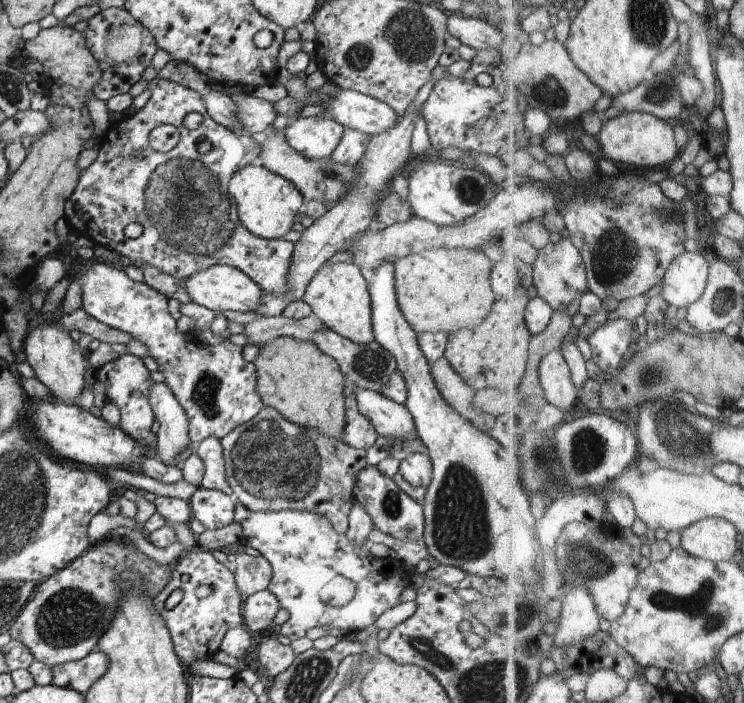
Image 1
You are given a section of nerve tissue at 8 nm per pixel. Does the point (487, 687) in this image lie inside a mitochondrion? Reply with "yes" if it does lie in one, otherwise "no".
yes

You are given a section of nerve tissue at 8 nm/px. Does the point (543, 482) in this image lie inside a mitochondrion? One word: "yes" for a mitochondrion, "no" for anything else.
yes

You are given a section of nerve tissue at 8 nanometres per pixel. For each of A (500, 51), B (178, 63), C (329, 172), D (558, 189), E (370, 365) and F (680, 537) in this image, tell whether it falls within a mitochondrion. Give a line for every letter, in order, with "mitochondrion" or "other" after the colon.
A: other
B: other
C: mitochondrion
D: other
E: mitochondrion
F: other

